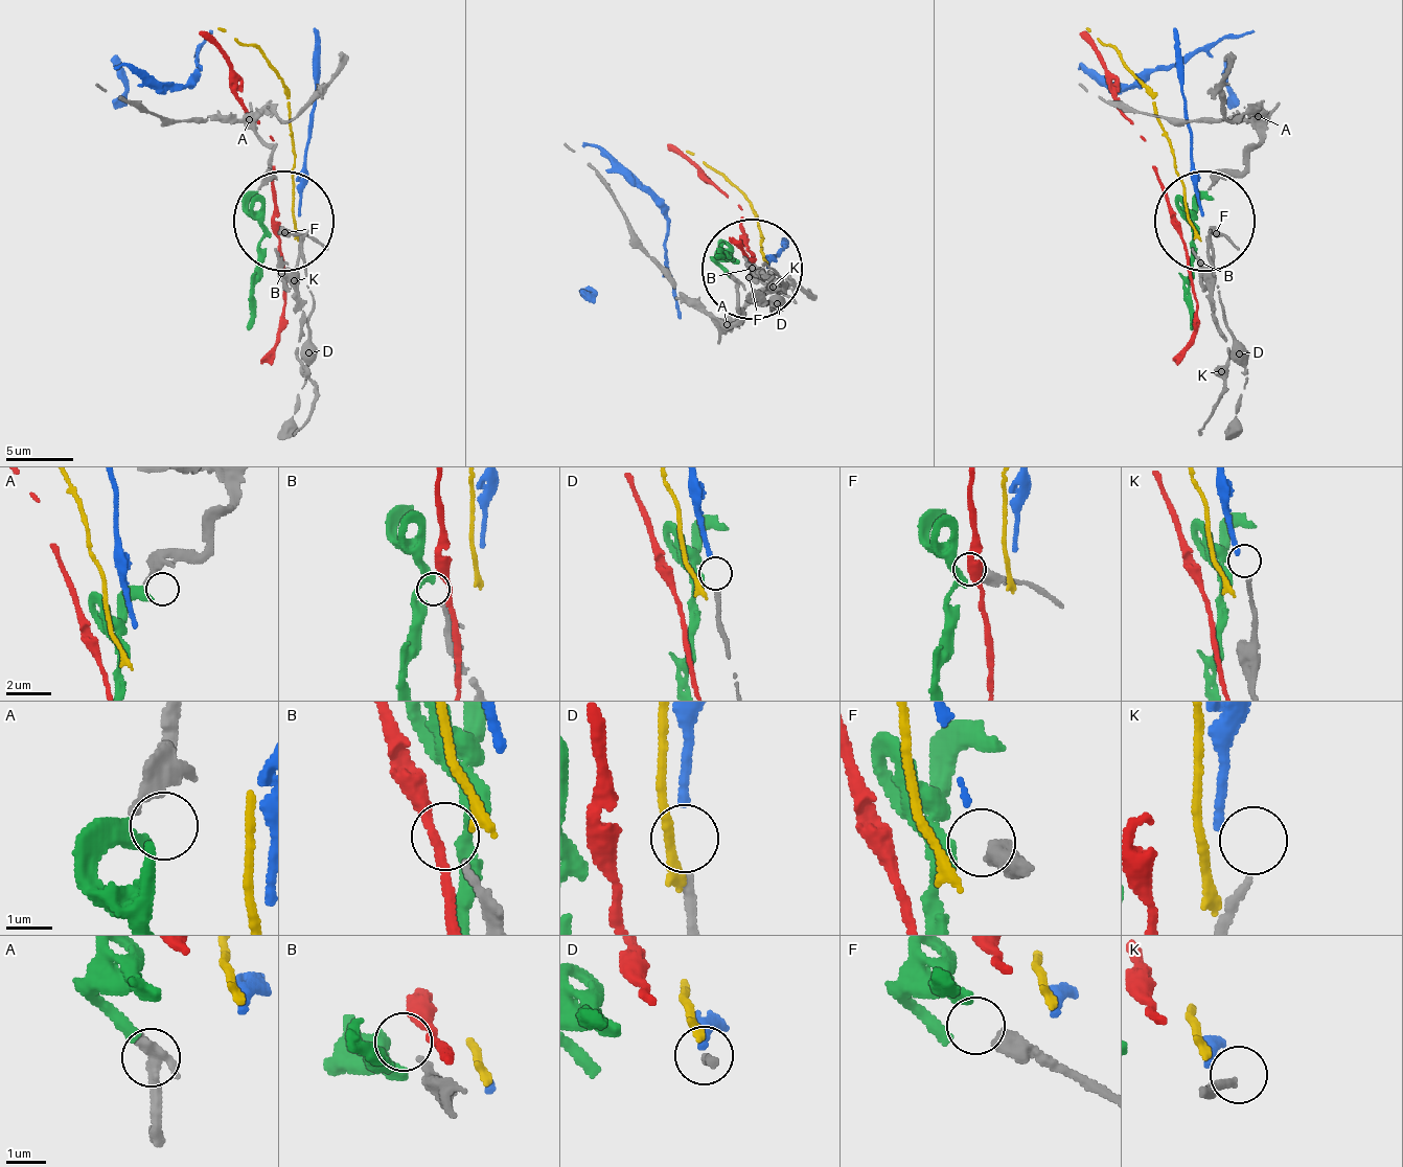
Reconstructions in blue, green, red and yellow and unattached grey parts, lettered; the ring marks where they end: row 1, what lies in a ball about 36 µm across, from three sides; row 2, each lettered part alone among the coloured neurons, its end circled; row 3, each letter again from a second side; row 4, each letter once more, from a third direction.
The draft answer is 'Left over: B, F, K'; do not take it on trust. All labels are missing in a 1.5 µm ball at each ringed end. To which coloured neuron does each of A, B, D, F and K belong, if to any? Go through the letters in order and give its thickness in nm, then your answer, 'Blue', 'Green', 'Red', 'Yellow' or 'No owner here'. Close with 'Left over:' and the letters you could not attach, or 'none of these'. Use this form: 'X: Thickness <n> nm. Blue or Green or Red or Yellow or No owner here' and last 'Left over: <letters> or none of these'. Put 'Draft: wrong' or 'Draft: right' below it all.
A: Thickness 280 nm. Green
B: Thickness 170 nm. No owner here
D: Thickness 220 nm. Blue
F: Thickness 440 nm. No owner here
K: Thickness 180 nm. No owner here
Left over: B, F, K
Draft: right

